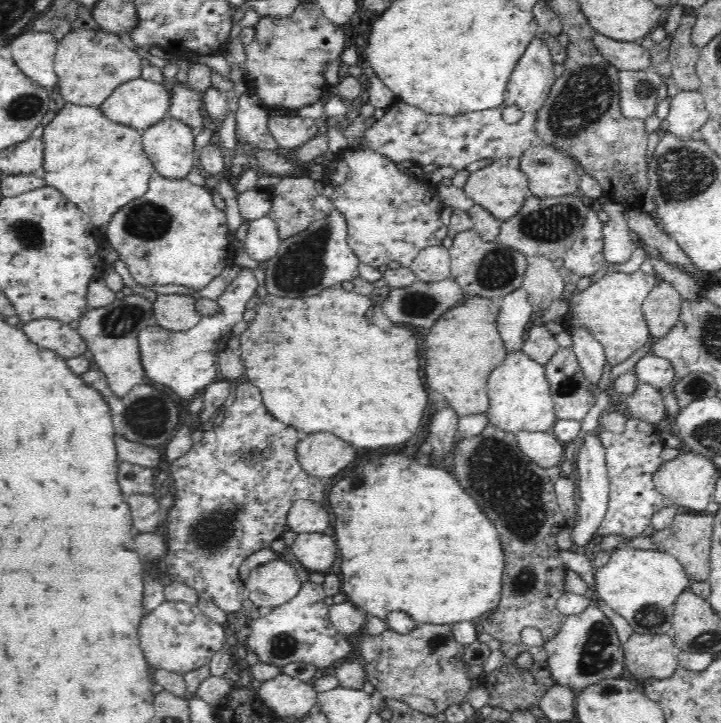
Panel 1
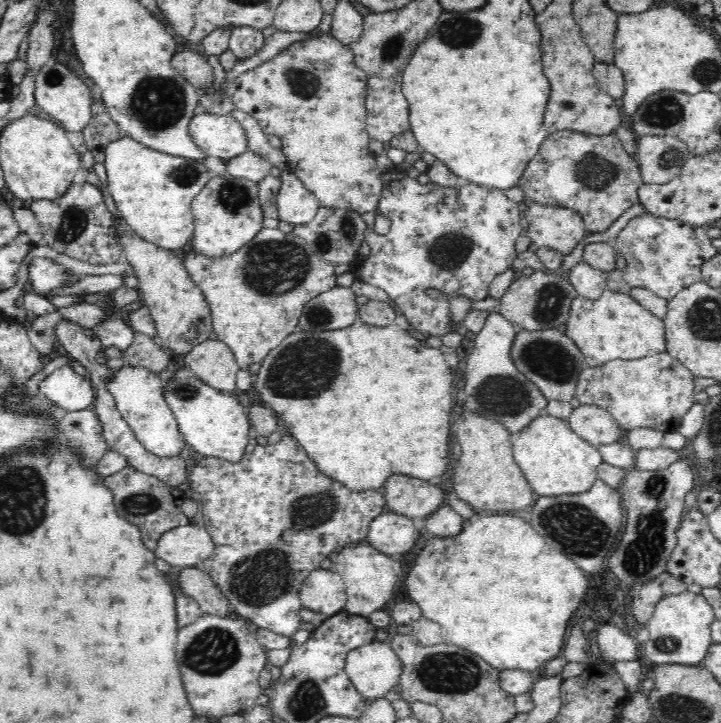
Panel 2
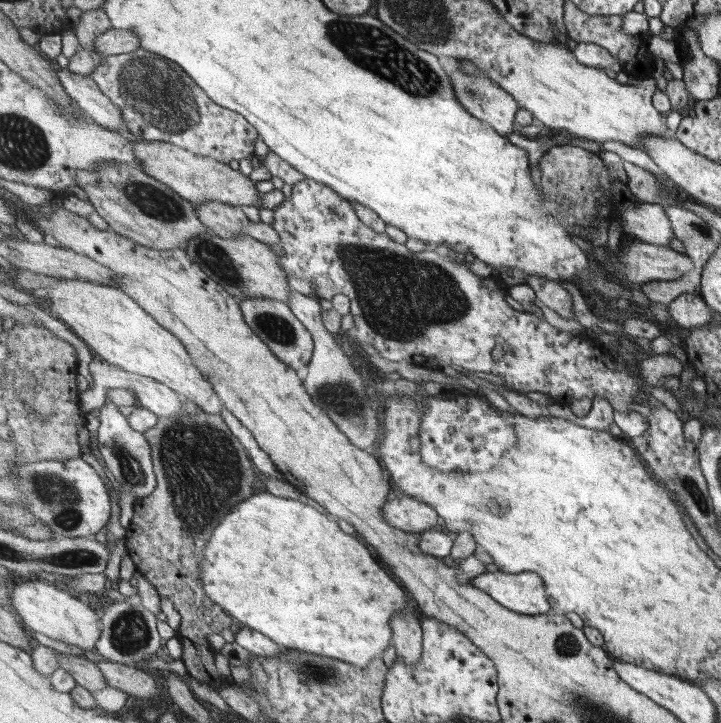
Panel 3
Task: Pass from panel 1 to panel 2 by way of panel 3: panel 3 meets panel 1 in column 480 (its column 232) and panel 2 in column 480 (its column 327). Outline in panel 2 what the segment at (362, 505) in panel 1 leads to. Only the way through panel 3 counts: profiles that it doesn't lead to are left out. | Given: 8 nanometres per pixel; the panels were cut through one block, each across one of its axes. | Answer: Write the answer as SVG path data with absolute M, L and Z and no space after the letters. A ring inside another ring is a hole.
M474 512L471 518L462 518L463 528L458 535L450 537L436 536L432 538L424 548L416 554L412 566L408 568L408 574L404 579L406 586L406 594L420 607L422 617L434 621L440 627L440 634L444 642L454 644L460 648L466 649L478 656L481 656L488 664L491 664L497 671L507 670L507 668L518 668L528 673L544 670L545 664L555 657L561 655L564 646L564 638L566 634L566 626L569 626L569 621L578 610L579 605L588 593L588 582L586 582L586 572L580 570L578 565L572 560L564 558L564 554L560 554L554 547L550 548L544 538L540 534L536 534L536 530L524 522L522 518L512 515L510 512L495 512L492 516L483 516L479 512Z

